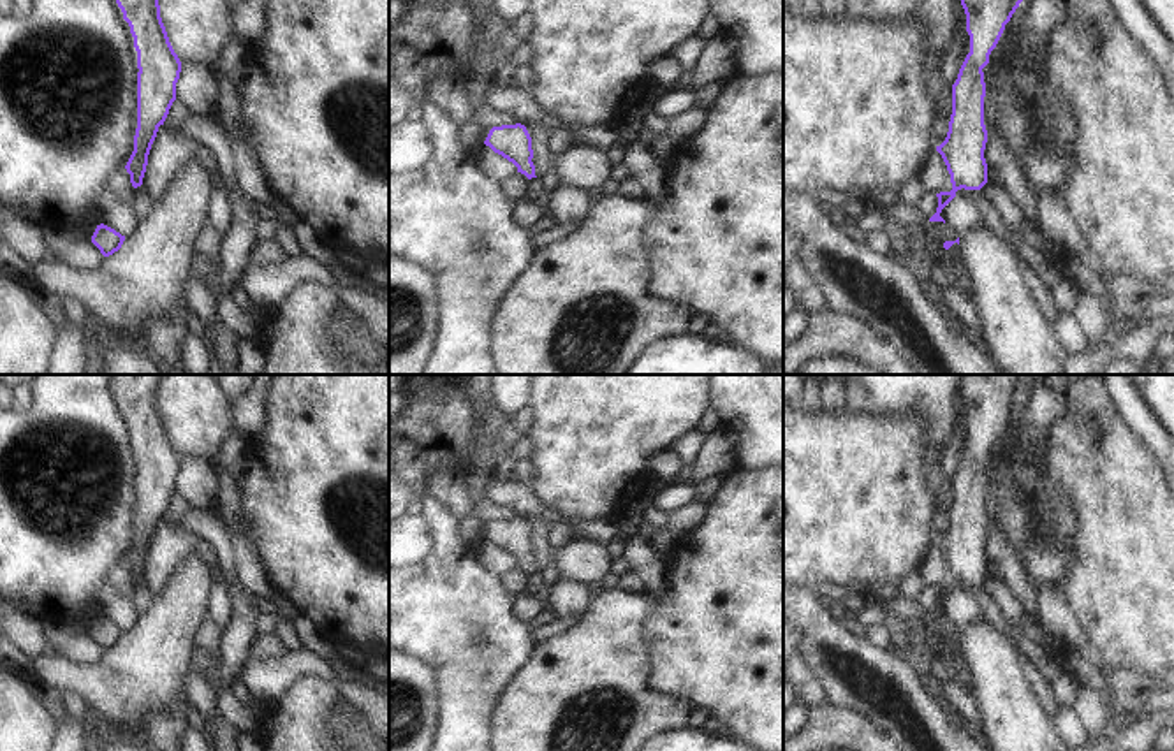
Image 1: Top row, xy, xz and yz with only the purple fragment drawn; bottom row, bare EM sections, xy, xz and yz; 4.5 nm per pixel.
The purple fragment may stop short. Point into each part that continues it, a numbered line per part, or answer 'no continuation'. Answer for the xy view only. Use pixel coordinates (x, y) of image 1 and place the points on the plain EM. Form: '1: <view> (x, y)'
no continuation

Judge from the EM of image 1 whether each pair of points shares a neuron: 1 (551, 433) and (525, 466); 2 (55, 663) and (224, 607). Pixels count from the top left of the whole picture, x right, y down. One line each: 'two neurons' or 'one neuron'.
1: two neurons
2: two neurons

